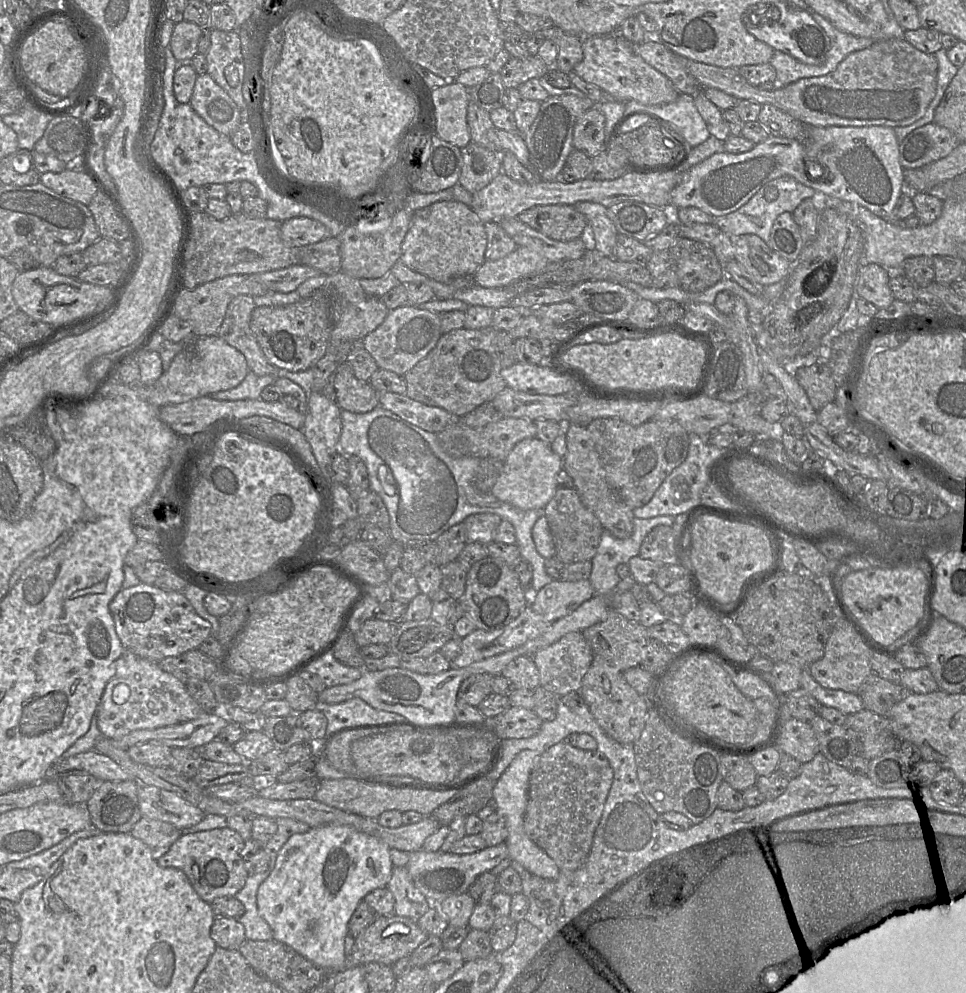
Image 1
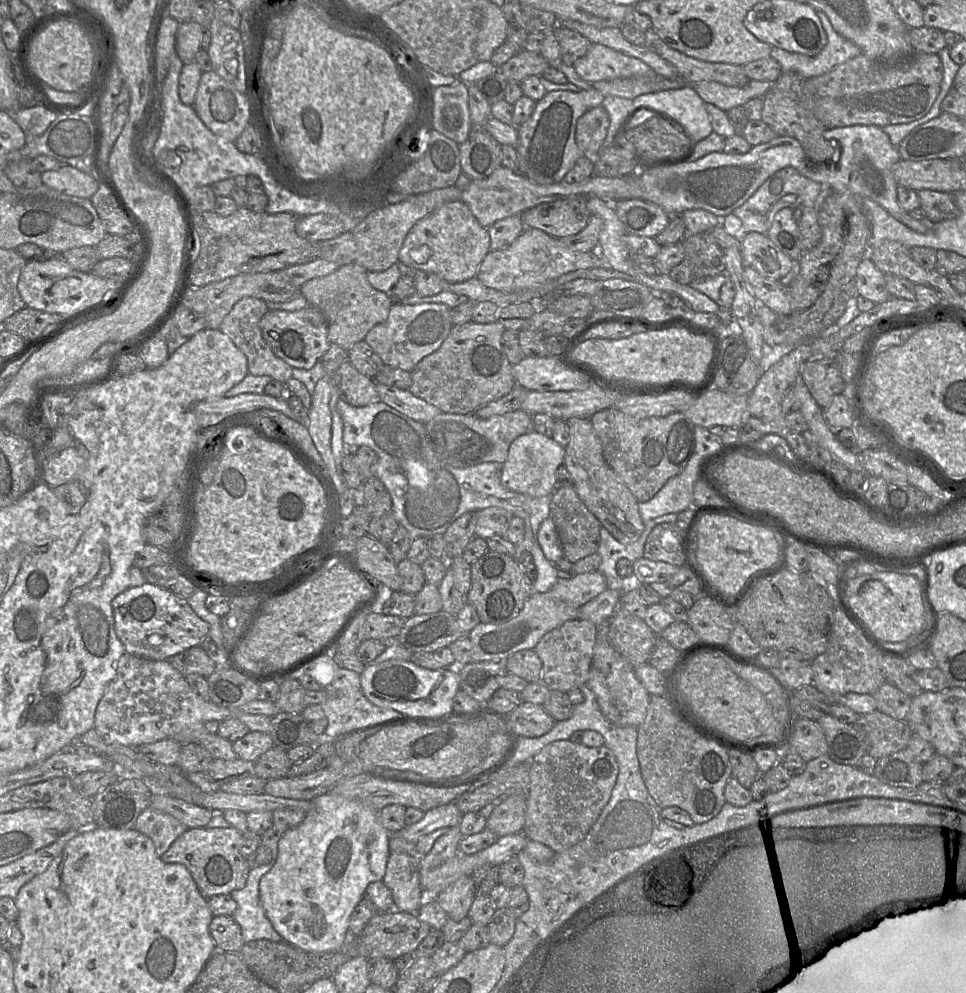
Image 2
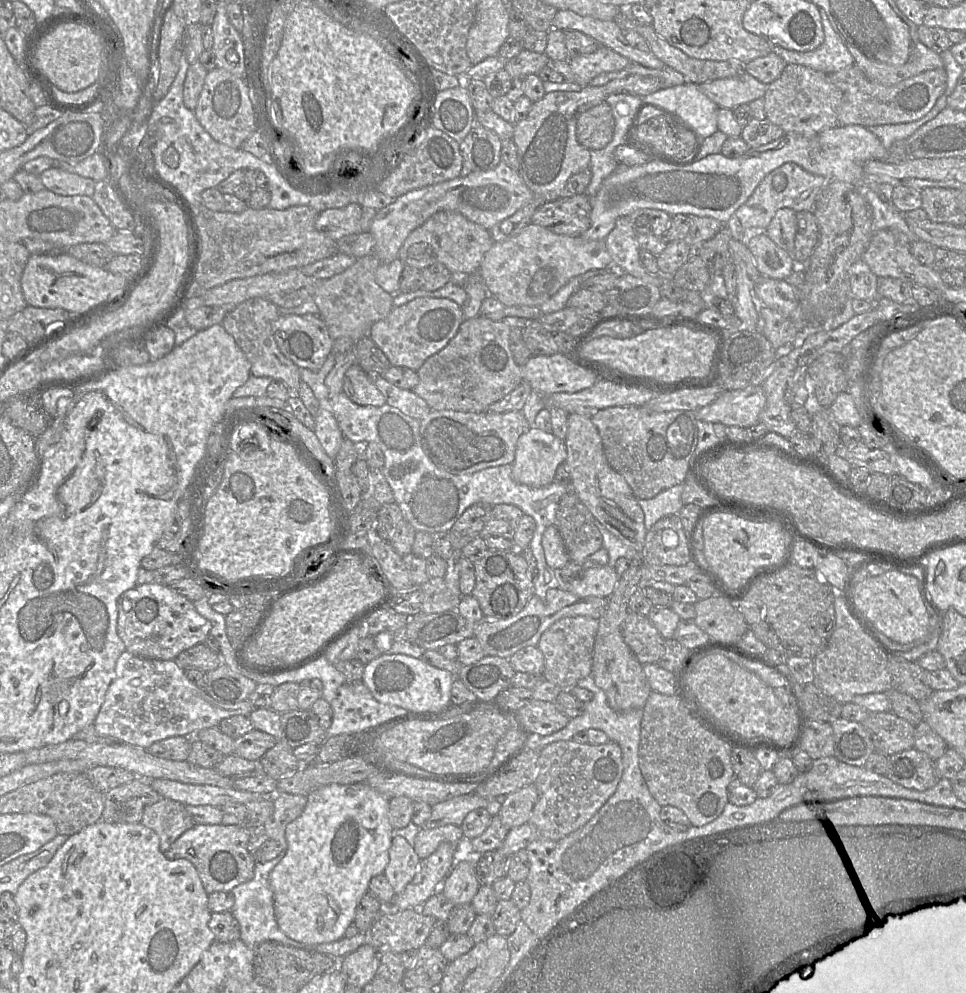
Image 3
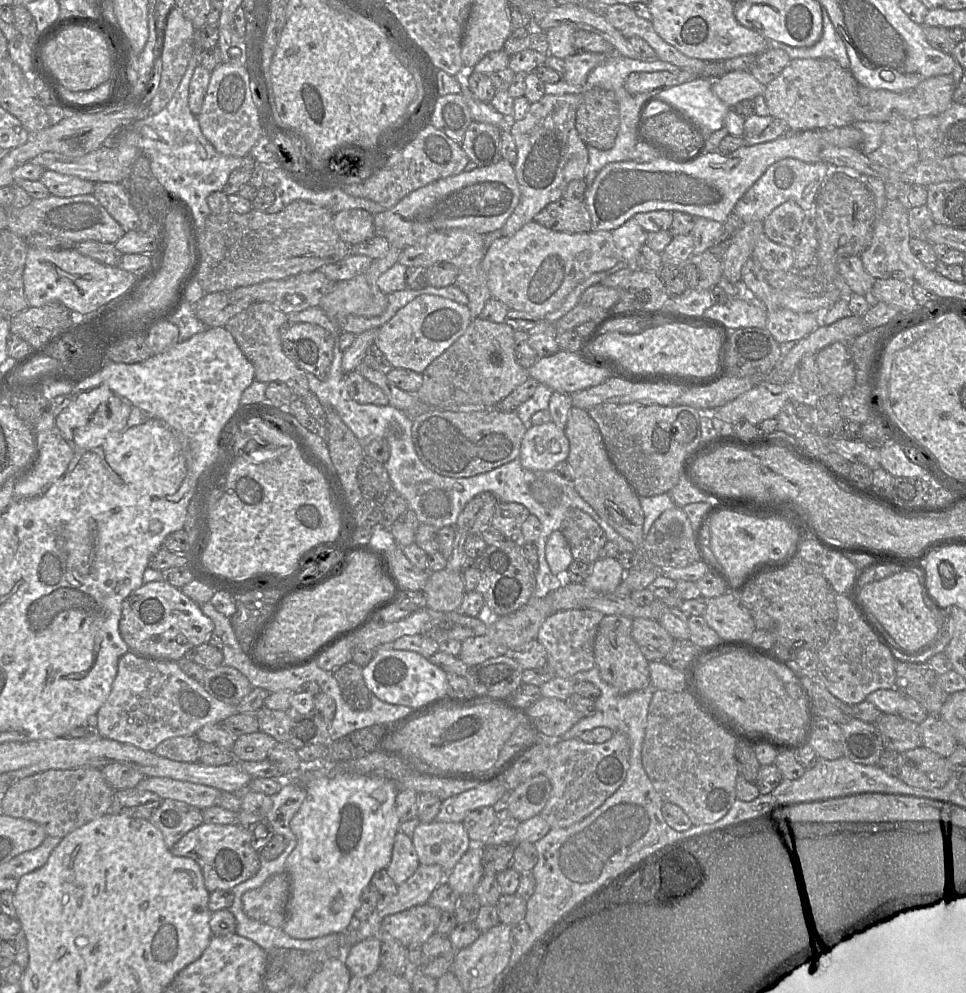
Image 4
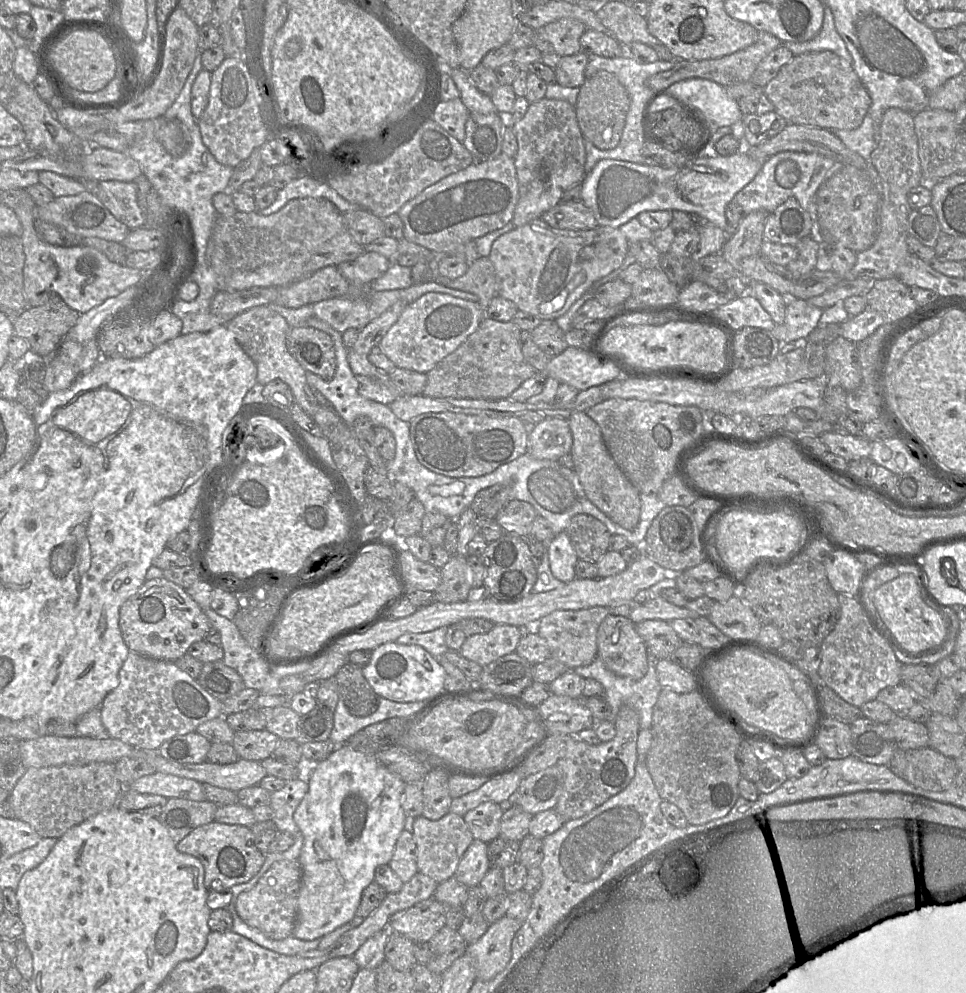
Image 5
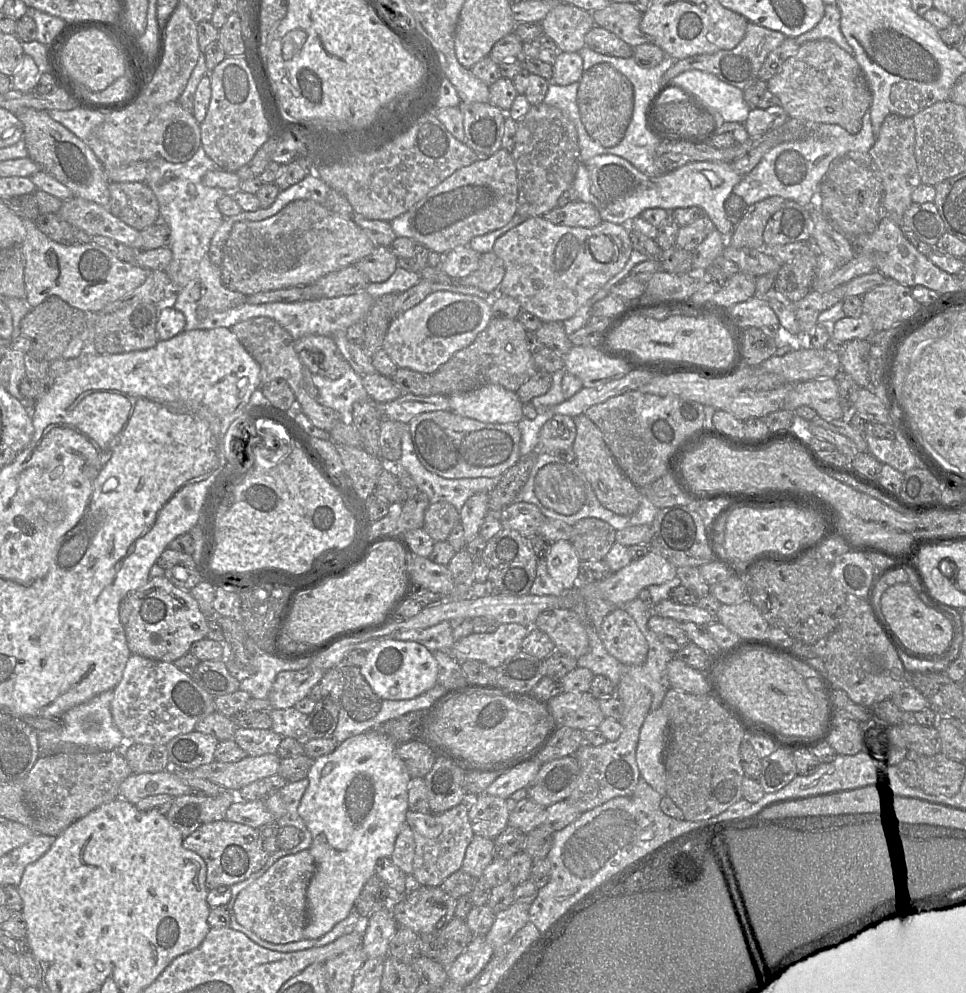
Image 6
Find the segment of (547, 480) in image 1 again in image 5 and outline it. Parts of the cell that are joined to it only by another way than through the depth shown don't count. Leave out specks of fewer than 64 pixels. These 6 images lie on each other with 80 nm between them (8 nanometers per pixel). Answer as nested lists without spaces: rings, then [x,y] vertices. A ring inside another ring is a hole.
[[[550,417],[536,424],[528,434],[527,453],[538,460],[557,460],[570,453],[572,443],[568,420]]]

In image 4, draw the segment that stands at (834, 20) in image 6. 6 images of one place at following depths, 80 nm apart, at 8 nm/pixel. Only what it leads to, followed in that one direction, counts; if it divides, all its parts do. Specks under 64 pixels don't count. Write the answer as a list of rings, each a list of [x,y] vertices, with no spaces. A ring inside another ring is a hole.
[[[822,6],[823,31],[820,39],[810,47],[792,47],[782,43],[771,43],[771,47],[784,50],[790,59],[828,58],[835,60],[843,68],[849,69],[850,60],[845,44],[836,32],[828,12]]]

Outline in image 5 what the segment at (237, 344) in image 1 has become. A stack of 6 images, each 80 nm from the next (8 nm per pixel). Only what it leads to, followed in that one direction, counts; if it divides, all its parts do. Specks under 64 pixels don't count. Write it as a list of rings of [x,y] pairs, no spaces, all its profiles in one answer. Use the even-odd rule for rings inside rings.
[[[256,306],[238,314],[225,326],[234,334],[243,351],[255,363],[257,382],[265,386],[274,379],[282,380],[290,387],[294,403],[297,403],[305,413],[313,417],[318,410],[319,403],[307,382],[306,370],[288,351],[287,334],[290,326],[286,320],[267,306]]]

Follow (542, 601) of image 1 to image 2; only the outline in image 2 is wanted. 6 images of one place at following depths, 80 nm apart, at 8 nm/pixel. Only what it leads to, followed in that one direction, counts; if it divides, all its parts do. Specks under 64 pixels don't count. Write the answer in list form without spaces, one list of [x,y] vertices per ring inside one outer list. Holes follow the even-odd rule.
[[[596,571],[576,575],[572,579],[558,579],[550,592],[565,603],[580,608],[607,589],[606,578]]]

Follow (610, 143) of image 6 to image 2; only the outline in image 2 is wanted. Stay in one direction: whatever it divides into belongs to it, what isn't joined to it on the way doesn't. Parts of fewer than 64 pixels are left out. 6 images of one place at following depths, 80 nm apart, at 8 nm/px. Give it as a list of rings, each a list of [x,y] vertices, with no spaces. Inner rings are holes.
[[[602,106],[585,112],[576,123],[575,142],[586,157],[594,157],[602,149],[609,126],[609,116]]]

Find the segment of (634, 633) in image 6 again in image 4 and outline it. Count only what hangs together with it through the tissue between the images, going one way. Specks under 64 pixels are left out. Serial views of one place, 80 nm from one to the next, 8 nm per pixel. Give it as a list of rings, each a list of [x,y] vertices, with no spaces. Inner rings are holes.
[[[607,615],[601,620],[595,638],[595,667],[603,681],[621,694],[643,690],[650,684],[649,661],[642,654],[632,634],[632,619],[622,615]]]

